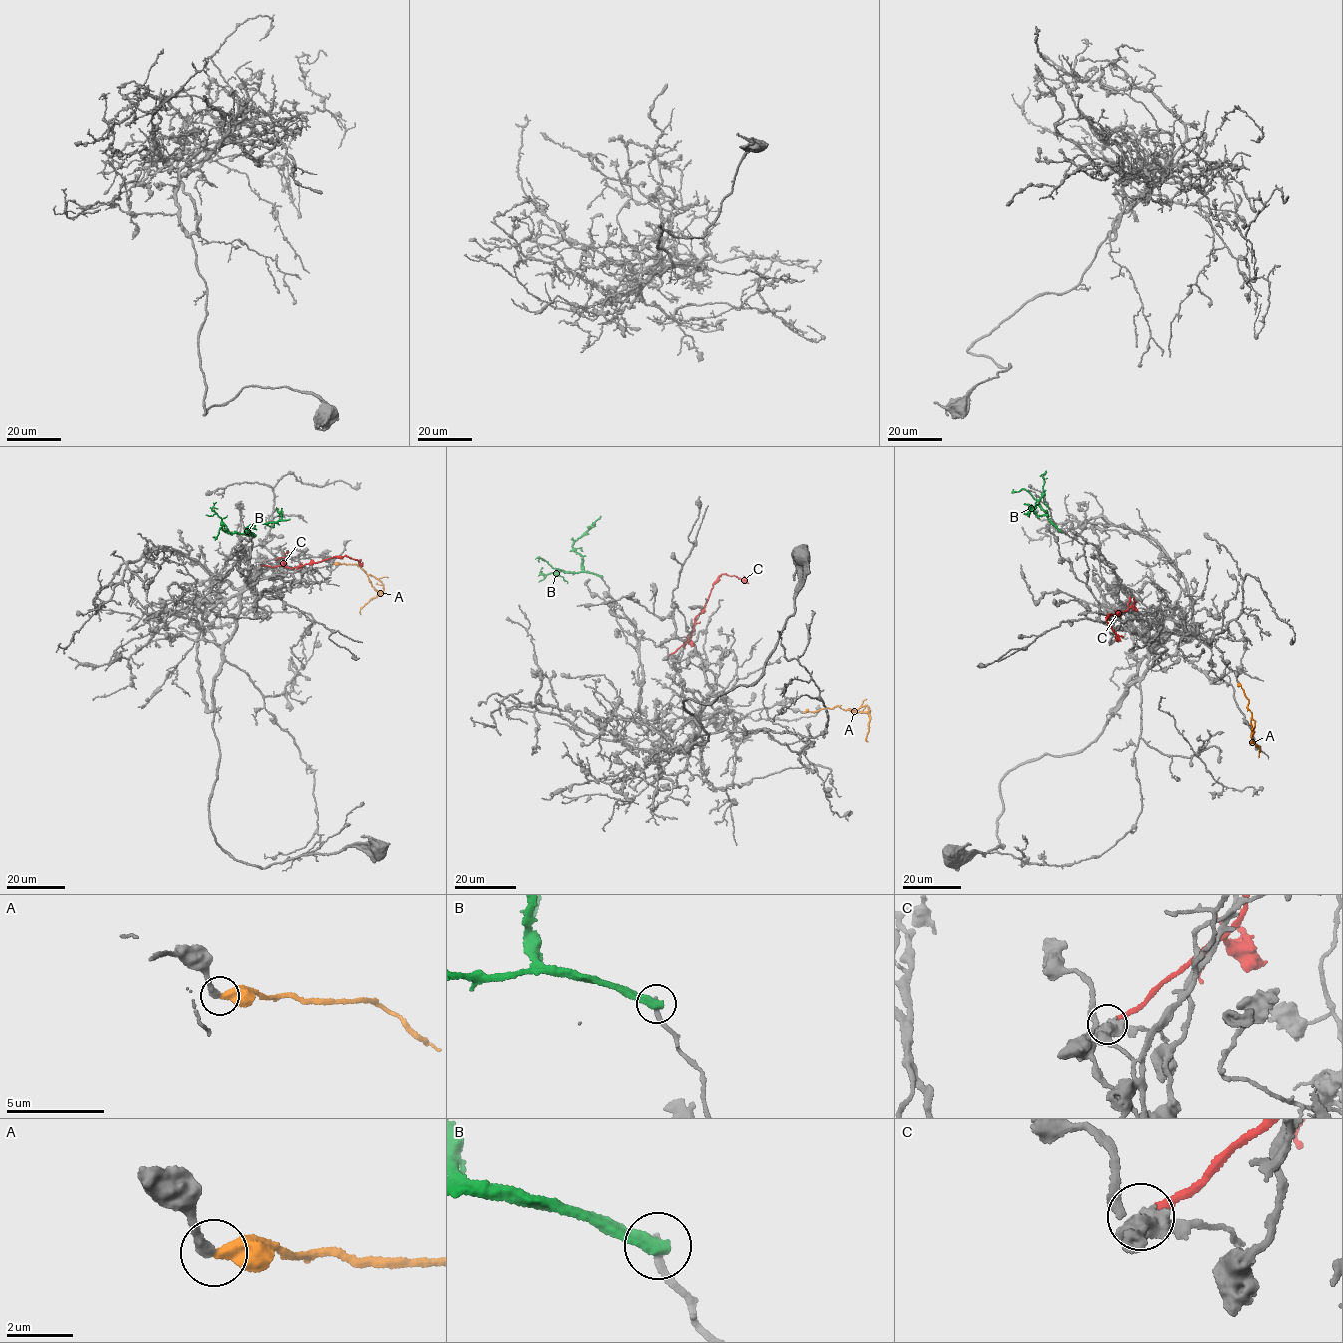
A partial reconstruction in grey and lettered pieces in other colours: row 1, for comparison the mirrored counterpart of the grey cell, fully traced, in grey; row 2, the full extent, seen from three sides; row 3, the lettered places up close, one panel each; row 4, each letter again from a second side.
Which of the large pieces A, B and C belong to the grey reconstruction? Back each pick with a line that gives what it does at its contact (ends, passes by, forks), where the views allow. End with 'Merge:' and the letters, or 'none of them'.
A: It ends there
Merge: A

